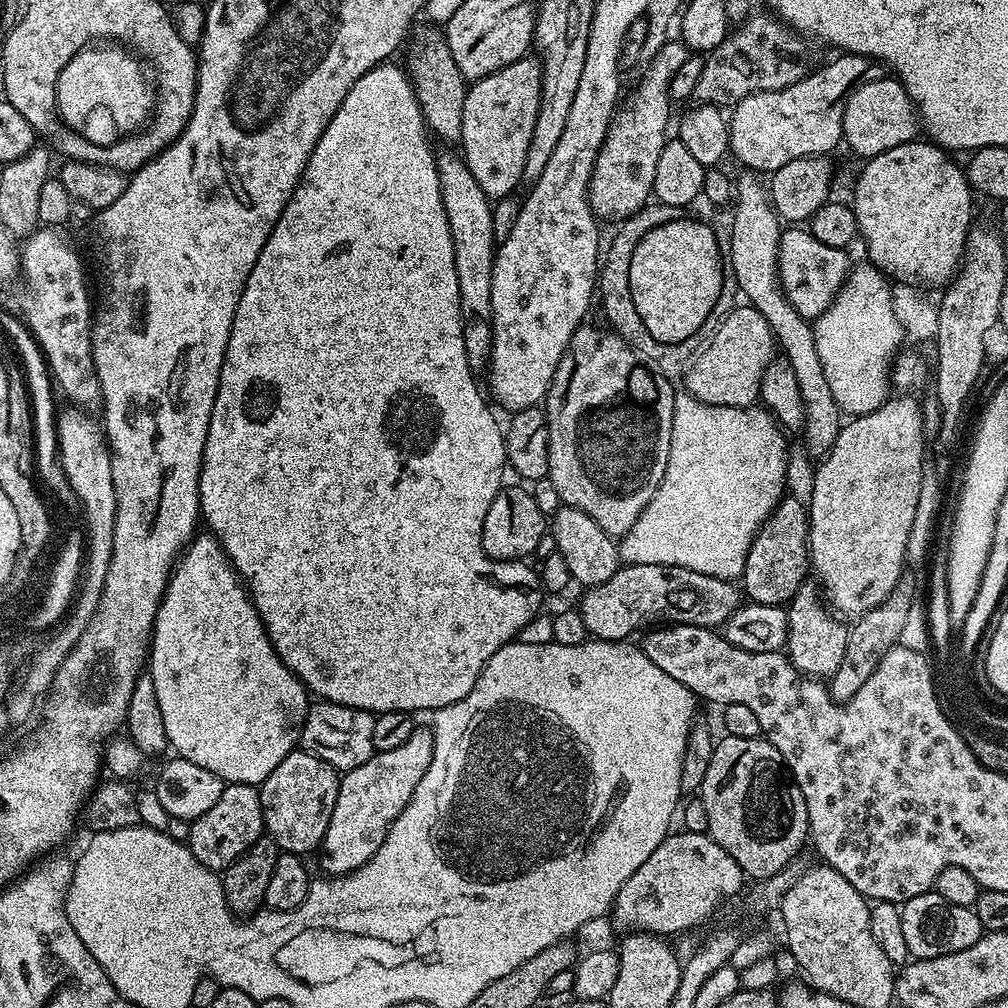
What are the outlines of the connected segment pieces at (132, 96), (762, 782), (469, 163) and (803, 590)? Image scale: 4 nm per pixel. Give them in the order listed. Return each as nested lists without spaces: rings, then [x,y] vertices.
[[[112,42],[83,48],[58,74],[56,110],[59,119],[65,120],[69,129],[80,130],[95,108],[108,108],[108,116],[116,123],[120,134],[131,134],[143,128],[157,97],[153,81],[143,67],[145,65],[127,47]]]
[[[725,735],[716,740],[716,749],[710,758],[710,767],[706,770],[706,778],[702,778],[702,786],[698,790],[698,798],[702,806],[706,806],[708,819],[707,835],[711,836],[734,862],[743,870],[745,877],[756,879],[756,882],[769,880],[778,874],[791,860],[801,854],[800,847],[809,839],[808,811],[802,798],[802,790],[792,780],[792,774],[784,764],[782,754],[770,741],[763,738],[738,738]]]
[[[536,58],[502,66],[502,70],[494,74],[471,81],[462,102],[462,138],[459,142],[459,147],[464,148],[462,159],[489,201],[511,197],[515,193],[512,191],[524,180],[526,150],[530,150],[530,138],[534,134],[534,124],[538,122],[542,90],[540,70]]]
[[[804,583],[787,605],[790,635],[786,655],[797,672],[813,678],[831,678],[838,670],[838,666],[842,666],[842,654],[846,654],[849,625],[841,622],[829,611],[821,593],[814,584],[811,584],[813,583]]]

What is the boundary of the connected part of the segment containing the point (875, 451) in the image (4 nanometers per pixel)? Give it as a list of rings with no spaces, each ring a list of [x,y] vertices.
[[[896,394],[885,400],[882,406],[878,406],[878,410],[874,410],[865,416],[849,419],[841,427],[838,438],[827,456],[823,457],[817,463],[820,465],[817,466],[816,473],[812,476],[812,497],[807,497],[806,500],[810,568],[814,576],[816,572],[817,578],[820,579],[818,584],[822,589],[823,599],[830,605],[831,611],[839,614],[841,617],[852,616],[851,618],[859,618],[868,615],[870,610],[874,610],[874,606],[881,604],[890,595],[894,590],[894,586],[900,583],[906,572],[906,561],[908,558],[906,554],[906,542],[910,538],[910,526],[914,526],[914,510],[918,510],[918,490],[922,486],[922,478],[926,471],[926,465],[924,465],[924,447],[926,447],[924,439],[924,414],[921,405],[919,403],[915,404],[912,400],[915,399],[911,395]]]

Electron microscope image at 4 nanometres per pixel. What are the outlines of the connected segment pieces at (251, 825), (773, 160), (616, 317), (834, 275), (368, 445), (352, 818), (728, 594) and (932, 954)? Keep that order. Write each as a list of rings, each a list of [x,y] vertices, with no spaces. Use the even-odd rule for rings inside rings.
[[[225,784],[222,798],[218,798],[216,805],[191,821],[187,845],[202,866],[220,874],[239,856],[244,856],[246,850],[250,850],[250,846],[254,846],[254,842],[258,842],[265,832],[259,787],[255,784]]]
[[[840,54],[837,57],[837,60],[832,60],[821,68],[820,65],[813,67],[807,76],[782,90],[755,92],[734,105],[728,121],[728,146],[731,155],[736,155],[748,167],[745,169],[756,174],[771,174],[786,166],[786,162],[794,162],[794,158],[828,156],[836,147],[841,147],[844,139],[842,114],[848,93],[859,84],[885,79],[886,68],[883,63],[873,60],[871,56]]]
[[[649,202],[639,208],[634,215],[628,217],[619,225],[616,237],[607,241],[602,252],[602,259],[598,269],[598,304],[604,307],[604,316],[615,335],[621,336],[625,342],[636,351],[636,356],[650,371],[657,372],[666,379],[676,382],[687,373],[688,365],[693,359],[693,349],[688,349],[687,343],[669,344],[651,337],[650,332],[638,318],[638,310],[634,310],[634,298],[630,295],[630,258],[634,258],[634,250],[650,230],[662,226],[666,222],[677,219],[678,209],[659,202]]]
[[[788,226],[781,231],[778,250],[780,285],[804,320],[816,321],[832,305],[850,271],[848,254],[845,249],[826,246],[807,227]]]
[[[385,62],[385,63],[382,63],[382,64],[380,64],[380,65],[379,65],[379,66],[378,66],[378,67],[376,67],[376,68],[372,68],[372,69],[370,69],[370,71],[368,71],[368,72],[367,72],[367,73],[366,73],[366,74],[362,74],[362,78],[358,78],[358,82],[354,82],[354,86],[350,86],[350,94],[346,94],[346,98],[342,98],[342,106],[338,106],[338,110],[337,110],[337,111],[336,111],[336,113],[335,113],[335,114],[334,114],[334,118],[330,118],[330,126],[326,126],[326,130],[325,130],[325,131],[324,131],[324,133],[323,133],[323,134],[322,134],[322,138],[318,138],[318,142],[317,142],[317,143],[316,143],[316,145],[315,145],[315,146],[314,146],[314,150],[313,150],[313,151],[312,151],[312,153],[311,153],[311,154],[310,154],[310,158],[309,158],[309,159],[308,159],[308,161],[307,161],[307,162],[306,162],[306,166],[305,166],[305,167],[304,167],[304,173],[303,173],[303,174],[302,174],[302,175],[301,175],[301,176],[300,176],[300,181],[299,181],[299,182],[298,182],[298,186],[297,186],[297,187],[296,187],[296,189],[295,189],[295,190],[294,190],[294,194],[293,194],[293,195],[292,195],[292,197],[291,197],[291,198],[290,198],[290,202],[286,202],[286,210],[282,210],[282,214],[281,214],[281,215],[280,215],[280,217],[279,217],[279,218],[278,218],[278,222],[277,222],[277,223],[276,223],[276,225],[275,225],[275,226],[274,226],[274,230],[270,230],[270,238],[266,238],[266,246],[262,246],[262,254],[258,254],[258,262],[254,262],[254,270],[250,270],[250,278],[246,278],[246,286],[245,286],[245,287],[244,287],[244,289],[243,289],[243,290],[242,290],[242,294],[241,294],[241,295],[240,295],[240,297],[239,297],[239,298],[238,298],[238,310],[237,310],[237,311],[236,311],[236,313],[235,313],[235,314],[234,314],[234,322],[233,322],[233,323],[232,323],[232,325],[231,325],[231,326],[230,326],[230,338],[229,338],[229,339],[228,339],[228,341],[227,341],[227,342],[226,342],[226,354],[225,354],[225,355],[224,355],[224,361],[223,361],[223,362],[222,362],[222,370],[221,370],[221,371],[220,371],[220,381],[219,381],[219,382],[218,382],[218,390],[217,390],[217,391],[216,391],[216,397],[215,397],[215,398],[214,398],[214,410],[213,410],[213,411],[212,411],[212,413],[211,413],[211,414],[210,414],[210,426],[209,426],[209,427],[208,427],[208,433],[207,433],[207,434],[206,434],[206,446],[205,446],[205,447],[204,447],[204,453],[203,453],[203,454],[202,454],[202,466],[201,466],[201,467],[200,467],[200,502],[199,502],[199,505],[198,505],[198,512],[199,512],[199,515],[201,515],[201,514],[202,514],[202,515],[204,515],[204,520],[205,520],[205,522],[206,522],[206,523],[208,523],[208,524],[209,524],[209,526],[210,526],[210,527],[212,527],[212,532],[213,532],[213,533],[212,533],[212,532],[211,532],[211,535],[212,535],[212,536],[213,536],[213,537],[214,537],[214,539],[215,539],[215,541],[216,541],[216,543],[217,543],[217,545],[218,545],[218,546],[219,546],[219,547],[220,547],[220,549],[222,549],[222,550],[223,550],[223,552],[224,552],[224,555],[225,555],[225,557],[226,557],[226,560],[227,560],[227,563],[229,563],[229,564],[231,564],[231,565],[232,565],[232,570],[233,570],[233,572],[235,572],[235,573],[236,573],[236,575],[237,575],[237,576],[239,576],[239,577],[240,577],[240,579],[241,579],[241,581],[242,581],[242,584],[243,584],[243,587],[245,587],[245,588],[247,588],[247,590],[248,590],[248,595],[249,595],[249,597],[250,597],[250,602],[251,602],[251,603],[252,603],[252,604],[253,604],[253,606],[254,606],[254,607],[256,607],[256,613],[258,613],[258,615],[259,615],[259,616],[260,616],[260,620],[261,620],[261,621],[262,621],[262,623],[264,623],[264,628],[265,628],[265,629],[266,629],[266,630],[267,630],[267,631],[268,631],[268,637],[269,637],[269,638],[270,638],[270,642],[271,642],[271,643],[272,643],[272,645],[273,645],[273,646],[274,646],[274,650],[275,650],[275,651],[276,651],[276,653],[277,653],[277,654],[278,654],[278,658],[282,658],[282,662],[283,662],[283,663],[284,663],[284,665],[285,665],[285,666],[287,666],[287,667],[288,667],[288,668],[289,668],[289,670],[290,670],[290,671],[291,671],[291,672],[293,672],[293,674],[295,674],[295,676],[297,676],[297,678],[298,678],[298,679],[300,679],[300,680],[301,680],[301,682],[303,682],[303,684],[304,684],[304,687],[305,687],[305,688],[307,688],[307,689],[308,689],[308,691],[309,691],[309,693],[311,693],[311,695],[312,695],[312,696],[313,696],[313,697],[316,697],[316,698],[319,698],[319,699],[320,699],[320,700],[329,700],[329,701],[330,701],[330,702],[334,702],[334,703],[335,703],[335,704],[341,704],[341,705],[342,705],[342,706],[350,706],[350,707],[351,707],[351,708],[357,708],[357,709],[358,709],[358,710],[366,710],[366,711],[367,711],[367,712],[370,712],[370,713],[373,713],[373,714],[379,714],[379,713],[381,713],[381,712],[411,712],[411,713],[413,713],[413,714],[419,714],[419,712],[425,712],[425,714],[428,714],[428,713],[431,713],[431,712],[432,712],[432,711],[433,711],[433,710],[435,710],[435,709],[437,709],[437,708],[441,708],[441,707],[442,707],[442,706],[450,706],[450,705],[451,705],[451,704],[453,704],[453,703],[454,703],[454,702],[458,702],[458,701],[459,701],[459,700],[461,700],[461,699],[462,699],[462,698],[466,698],[466,694],[470,694],[470,690],[474,690],[474,682],[478,682],[478,674],[482,674],[482,670],[483,670],[483,669],[484,669],[484,667],[485,667],[485,666],[486,666],[486,662],[490,662],[490,658],[491,658],[491,657],[492,657],[492,655],[494,655],[494,653],[496,653],[496,651],[497,651],[497,650],[498,650],[498,649],[499,649],[499,648],[500,648],[500,647],[501,647],[501,646],[502,646],[502,645],[503,645],[503,644],[510,644],[510,643],[513,643],[513,641],[515,641],[515,640],[516,640],[516,639],[517,639],[517,637],[519,637],[519,636],[516,636],[516,635],[518,635],[518,634],[519,634],[519,632],[520,632],[520,631],[522,631],[522,630],[523,630],[523,628],[524,628],[524,627],[526,627],[526,626],[527,626],[527,624],[528,624],[528,623],[530,623],[530,622],[531,622],[531,620],[532,620],[532,619],[534,619],[534,618],[535,618],[535,616],[536,616],[536,611],[538,611],[538,610],[539,610],[539,608],[540,608],[540,596],[541,596],[541,597],[542,597],[542,589],[541,589],[541,587],[540,587],[540,577],[539,577],[539,575],[538,575],[538,572],[537,572],[537,569],[536,569],[536,568],[535,568],[535,567],[532,567],[532,568],[527,568],[527,566],[526,566],[526,565],[527,565],[527,563],[524,563],[524,562],[521,562],[521,561],[518,561],[518,560],[492,560],[492,559],[490,559],[490,557],[488,557],[488,556],[487,556],[487,554],[485,554],[485,553],[484,553],[484,547],[483,547],[483,546],[482,546],[482,522],[486,522],[486,510],[490,510],[490,502],[494,502],[494,498],[495,498],[495,497],[496,497],[496,496],[497,496],[497,495],[498,495],[498,493],[500,493],[500,491],[501,491],[501,490],[502,490],[502,485],[503,485],[503,484],[504,484],[504,483],[505,483],[505,481],[504,481],[504,482],[503,482],[503,480],[504,480],[504,472],[505,472],[505,473],[506,473],[506,457],[505,457],[505,455],[504,455],[504,434],[505,434],[505,429],[504,429],[504,428],[503,428],[503,427],[502,427],[502,424],[499,424],[499,422],[498,422],[498,421],[496,421],[496,416],[495,416],[495,414],[494,414],[494,413],[492,413],[492,412],[491,412],[491,410],[490,410],[490,409],[488,409],[488,404],[489,404],[489,401],[488,401],[488,400],[487,400],[487,399],[486,399],[486,396],[485,396],[485,400],[486,400],[486,401],[484,401],[484,396],[483,396],[483,394],[482,394],[482,393],[480,393],[480,388],[479,388],[479,386],[478,386],[478,385],[476,385],[476,380],[477,380],[477,377],[476,377],[476,376],[475,376],[475,375],[474,375],[474,373],[473,373],[473,371],[472,371],[472,367],[471,367],[471,366],[470,366],[470,362],[469,362],[469,361],[468,361],[468,355],[467,355],[467,354],[466,354],[466,346],[465,346],[465,345],[464,345],[464,343],[463,343],[463,342],[462,342],[462,322],[461,322],[461,321],[460,321],[460,299],[459,299],[459,298],[458,298],[458,274],[457,274],[457,273],[456,273],[456,271],[455,271],[455,270],[454,270],[454,238],[453,238],[453,237],[452,237],[452,235],[451,235],[451,234],[450,234],[450,222],[449,222],[449,221],[448,221],[448,219],[447,219],[447,218],[446,218],[446,206],[444,206],[444,205],[443,205],[443,204],[442,204],[442,190],[441,190],[441,189],[440,189],[440,175],[439,175],[439,174],[438,174],[438,170],[437,170],[437,169],[436,169],[436,162],[437,162],[437,159],[438,159],[438,156],[437,156],[437,153],[435,153],[435,154],[434,154],[434,153],[432,153],[432,144],[431,144],[431,142],[432,142],[432,143],[433,143],[433,141],[432,141],[432,140],[431,140],[431,139],[430,139],[430,132],[429,132],[429,129],[428,129],[428,128],[427,128],[427,127],[426,127],[426,125],[425,125],[425,122],[424,122],[424,115],[423,115],[423,114],[422,114],[422,110],[421,110],[421,109],[420,109],[420,103],[419,103],[419,102],[418,102],[418,98],[417,98],[417,97],[416,97],[416,91],[415,91],[415,90],[413,90],[413,88],[412,88],[412,82],[411,82],[411,80],[409,80],[409,78],[408,78],[408,74],[407,74],[407,71],[405,71],[405,69],[404,69],[404,68],[403,68],[403,67],[401,67],[401,65],[400,65],[400,68],[399,68],[399,66],[398,66],[398,65],[396,65],[396,64],[392,64],[392,63],[396,63],[396,62]]]
[[[418,726],[402,746],[377,752],[362,766],[349,768],[341,775],[338,802],[334,802],[334,814],[330,814],[330,826],[319,853],[320,864],[329,877],[347,876],[374,858],[390,826],[406,810],[414,790],[418,790],[418,782],[422,782],[422,774],[426,774],[433,758],[432,729]]]
[[[665,564],[622,566],[610,582],[587,589],[583,594],[578,611],[586,622],[589,637],[597,640],[627,641],[636,631],[674,624],[716,630],[742,604],[742,592],[735,583],[719,580],[710,574],[698,574],[682,566]]]
[[[934,890],[918,894],[918,898],[910,898],[899,905],[902,918],[902,934],[906,937],[909,957],[917,960],[938,958],[942,954],[954,954],[958,950],[966,950],[974,946],[985,933],[975,911],[966,906],[958,906],[954,902],[946,902]]]

